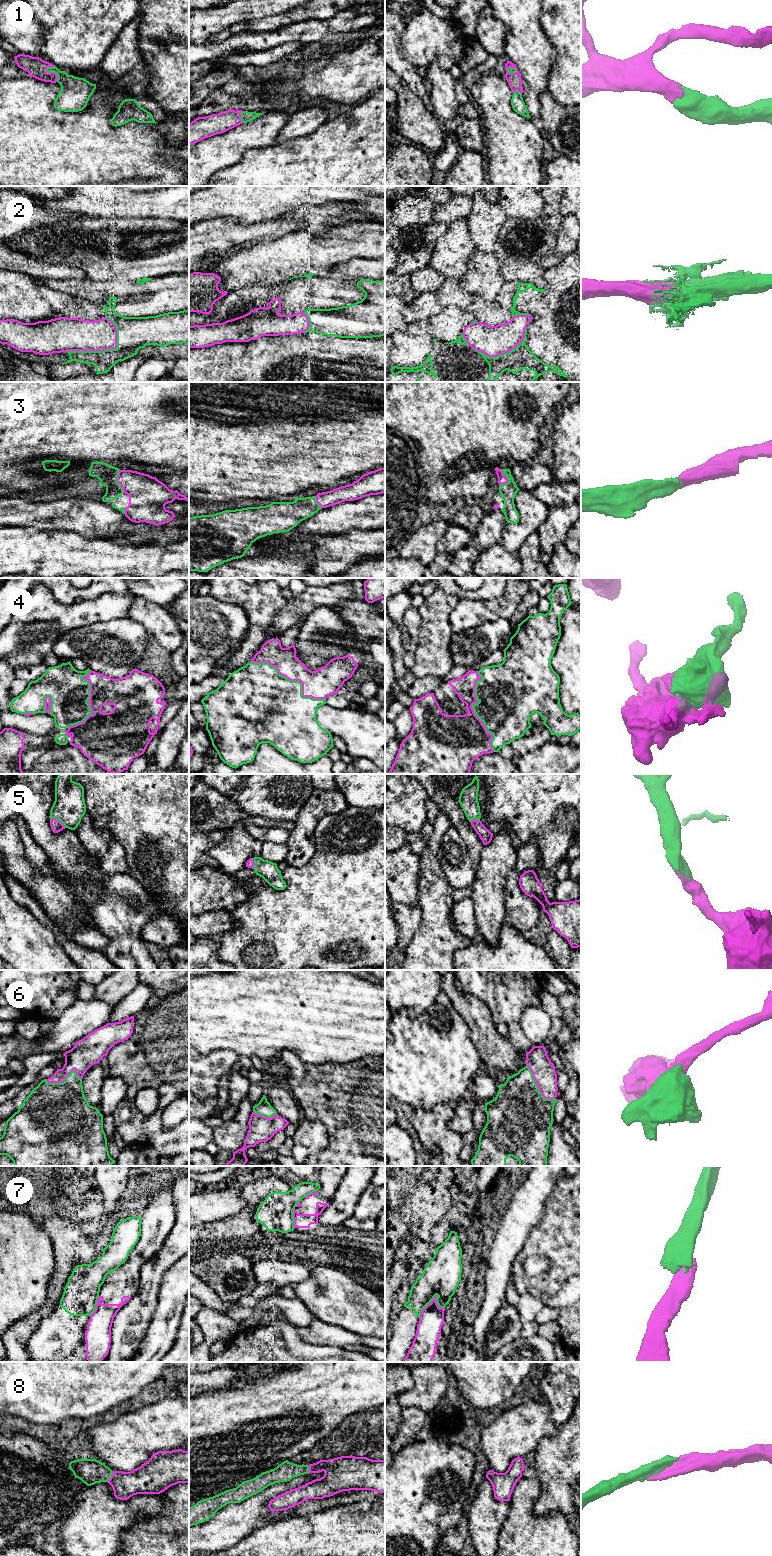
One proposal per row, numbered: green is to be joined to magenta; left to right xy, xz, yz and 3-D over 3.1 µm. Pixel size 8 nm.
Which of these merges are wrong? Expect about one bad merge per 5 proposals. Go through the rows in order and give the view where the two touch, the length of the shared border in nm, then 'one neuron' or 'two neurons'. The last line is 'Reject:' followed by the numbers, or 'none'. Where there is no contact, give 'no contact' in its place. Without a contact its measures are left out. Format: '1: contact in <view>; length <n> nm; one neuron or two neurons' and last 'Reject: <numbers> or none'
1: contact in xy; length 150 nm; one neuron
2: contact in xy; length 460 nm; one neuron
3: contact in yz; length 140 nm; one neuron
4: contact in yz; length 650 nm; one neuron
5: contact in xy; length 150 nm; one neuron
6: contact in yz; length 380 nm; one neuron
7: contact in yz; length 240 nm; two neurons
8: contact in xy; length 110 nm; one neuron
Reject: 7

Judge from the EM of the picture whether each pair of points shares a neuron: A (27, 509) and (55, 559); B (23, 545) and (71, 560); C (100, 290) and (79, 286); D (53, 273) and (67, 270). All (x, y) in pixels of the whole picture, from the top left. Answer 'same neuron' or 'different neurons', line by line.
A: different neurons
B: same neuron
C: same neuron
D: same neuron

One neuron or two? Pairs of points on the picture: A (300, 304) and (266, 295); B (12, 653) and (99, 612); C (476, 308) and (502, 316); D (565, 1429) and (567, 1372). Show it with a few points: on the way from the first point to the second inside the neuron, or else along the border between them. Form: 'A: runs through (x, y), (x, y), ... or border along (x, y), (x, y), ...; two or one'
A: runs through (292, 296), (289, 293), (274, 293); one
B: runs through (34, 633), (49, 619), (77, 615); one
C: runs through (482, 310), (496, 314); one
D: border along (570, 1417), (559, 1426); two

